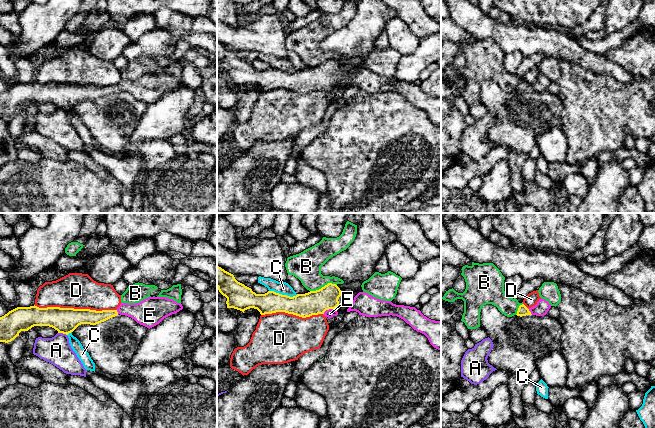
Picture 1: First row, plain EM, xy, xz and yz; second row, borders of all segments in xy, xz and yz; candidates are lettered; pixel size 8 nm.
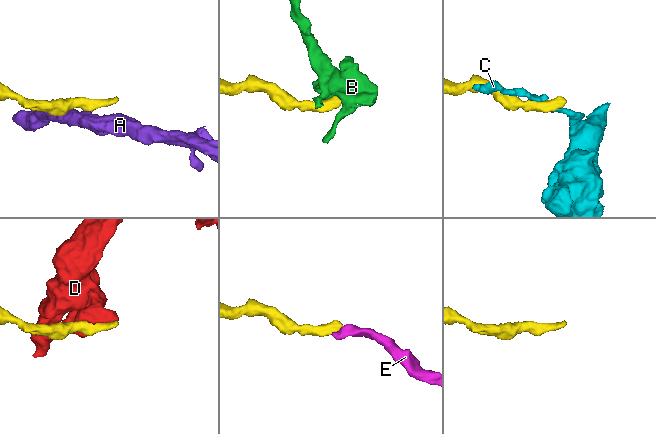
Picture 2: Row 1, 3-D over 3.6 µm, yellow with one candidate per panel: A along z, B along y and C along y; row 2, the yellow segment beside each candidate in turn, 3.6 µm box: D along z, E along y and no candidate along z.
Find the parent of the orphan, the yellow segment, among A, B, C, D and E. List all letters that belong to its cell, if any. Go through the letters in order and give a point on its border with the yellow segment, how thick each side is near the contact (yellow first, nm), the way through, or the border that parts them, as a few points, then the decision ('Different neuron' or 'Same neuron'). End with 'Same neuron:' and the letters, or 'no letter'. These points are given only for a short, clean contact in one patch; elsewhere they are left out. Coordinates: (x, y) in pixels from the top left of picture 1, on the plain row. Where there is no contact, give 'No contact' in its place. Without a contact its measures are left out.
A: Touches yellow at xy (62, 108). Thickness 200 nm (yellow) against 220 nm. Boundary: xy (58, 108), (66, 111). Different neuron
B: Touches yellow at xz (324, 62). Thickness 190 nm (yellow) against 240 nm. Boundary: xz (336, 60), (327, 59), (318, 65), (310, 67). Different neuron
C: Touches yellow at xz (283, 71). Thickness 190 nm (yellow) against 100 nm. Boundary: xz (269, 66), (290, 72), (297, 70). Different neuron
D: Touches yellow at xy (75, 85). Thickness 200 nm (yellow) against 280 nm. Different neuron
E: Touches yellow at xz (328, 85). Thickness 190 nm (yellow) against 70 nm. Path across: xz (316, 78), (321, 78), (328, 85), (330, 89). Same neuron
Same neuron: E

